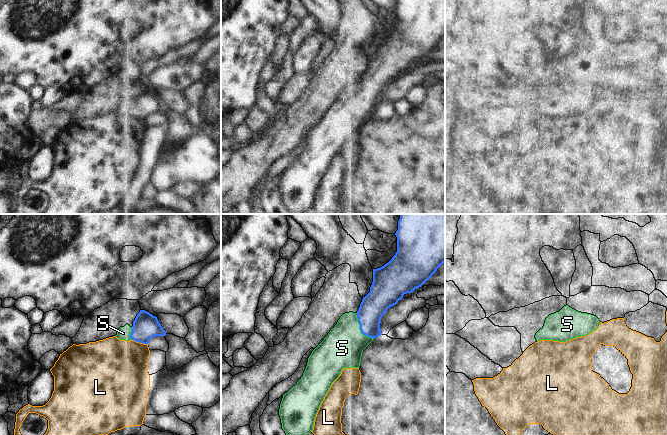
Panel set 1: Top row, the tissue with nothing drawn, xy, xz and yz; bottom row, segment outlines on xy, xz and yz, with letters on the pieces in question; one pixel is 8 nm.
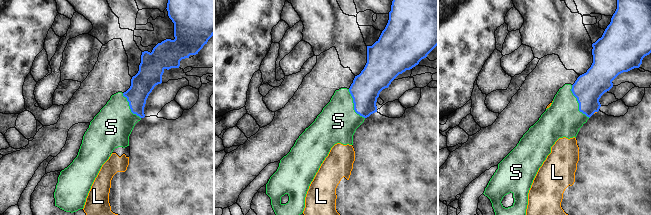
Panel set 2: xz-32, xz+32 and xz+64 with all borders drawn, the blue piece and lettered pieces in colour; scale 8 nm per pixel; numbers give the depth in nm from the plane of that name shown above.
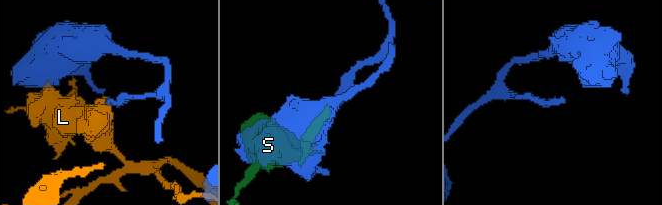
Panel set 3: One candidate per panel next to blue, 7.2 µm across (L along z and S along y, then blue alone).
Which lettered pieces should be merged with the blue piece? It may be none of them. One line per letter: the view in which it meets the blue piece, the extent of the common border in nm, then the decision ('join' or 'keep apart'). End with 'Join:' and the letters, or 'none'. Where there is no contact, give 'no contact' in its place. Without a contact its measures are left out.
L: contact in xy; length 130 nm; keep apart
S: contact in xz; length 260 nm; join
Join: S

